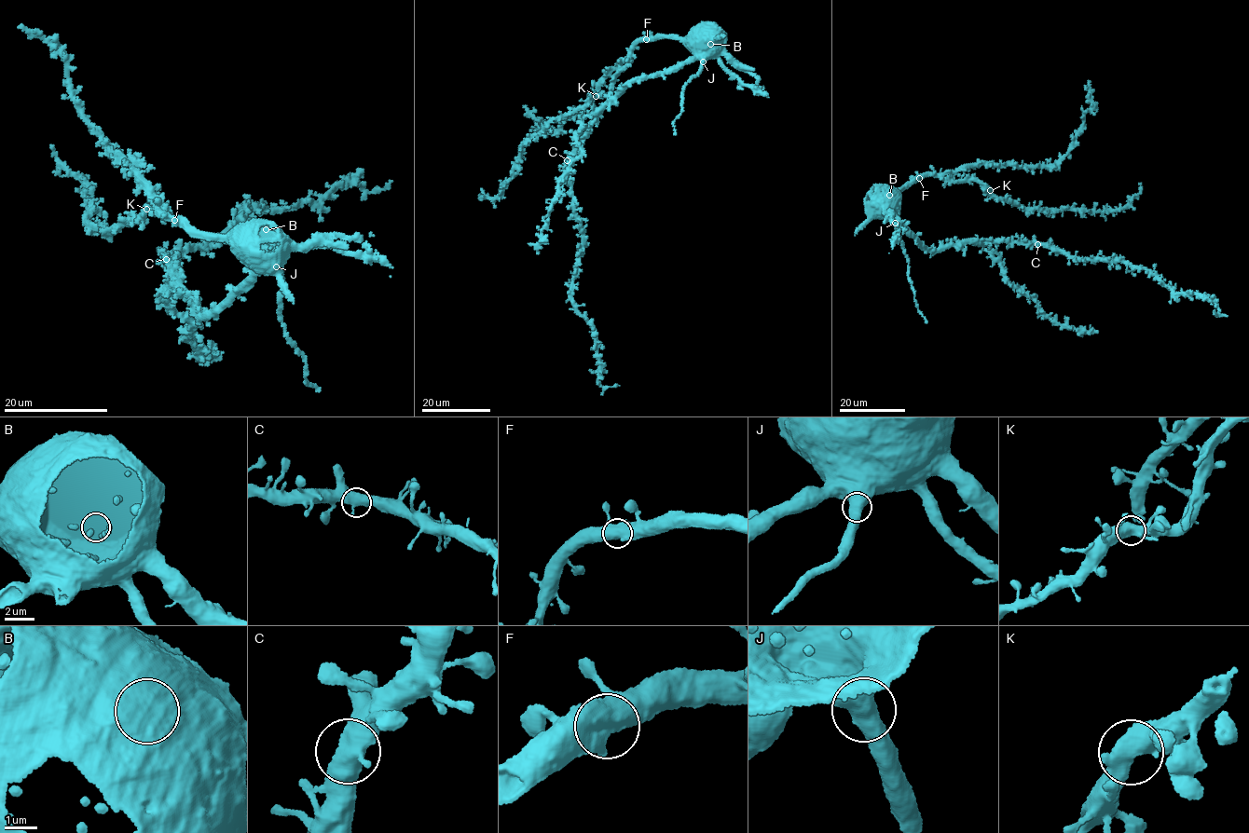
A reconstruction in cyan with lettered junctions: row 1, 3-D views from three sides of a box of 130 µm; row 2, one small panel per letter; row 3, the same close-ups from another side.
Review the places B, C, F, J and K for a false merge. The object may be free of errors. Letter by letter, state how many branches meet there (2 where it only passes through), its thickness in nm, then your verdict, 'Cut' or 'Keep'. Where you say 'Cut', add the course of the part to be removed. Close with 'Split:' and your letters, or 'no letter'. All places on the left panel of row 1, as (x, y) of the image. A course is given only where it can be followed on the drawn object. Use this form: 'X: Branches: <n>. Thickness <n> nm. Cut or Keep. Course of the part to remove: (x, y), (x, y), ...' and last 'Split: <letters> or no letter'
B: Branches: 2. Thickness 650 nm. Keep
C: Branches: 2. Thickness 650 nm. Keep
F: Branches: 2. Thickness 700 nm. Keep
J: Branches: 2. Thickness 650 nm. Cut. Course of the part to remove: (276, 266), (282, 289), (279, 314), (285, 336), (295, 350), (305, 357), (305, 379), (321, 391)
K: Branches: 2. Thickness 600 nm. Keep
Split: J

